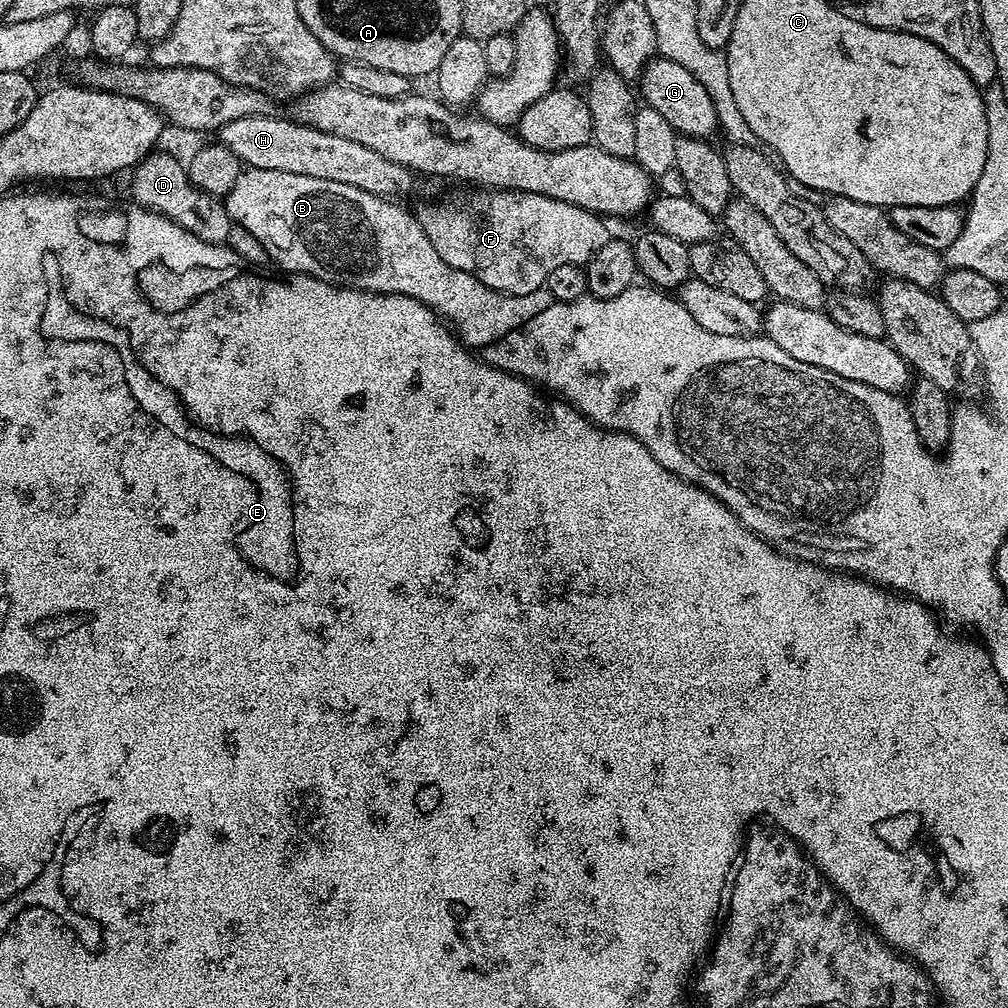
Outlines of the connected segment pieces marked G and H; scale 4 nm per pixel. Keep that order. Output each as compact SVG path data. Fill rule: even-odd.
M657 55L640 73L638 92L642 100L644 95L643 103L658 110L658 114L662 114L662 118L666 118L666 122L670 122L681 136L708 138L712 131L717 131L720 119L714 110L714 102L710 102L710 94L706 94L706 86L702 86L690 70L678 66L678 62L670 62L665 56Z
M271 114L238 118L234 122L226 122L226 126L218 129L218 140L230 150L234 150L241 165L262 170L286 170L286 174L306 174L306 178L326 178L326 182L346 182L346 186L358 186L358 190L367 190L375 196L396 198L399 192L410 191L414 180L414 173L409 168L404 168L390 158L382 158L382 154L374 154L374 150L362 146L362 142L338 138L338 134L323 132L292 118L283 120L282 117Z

